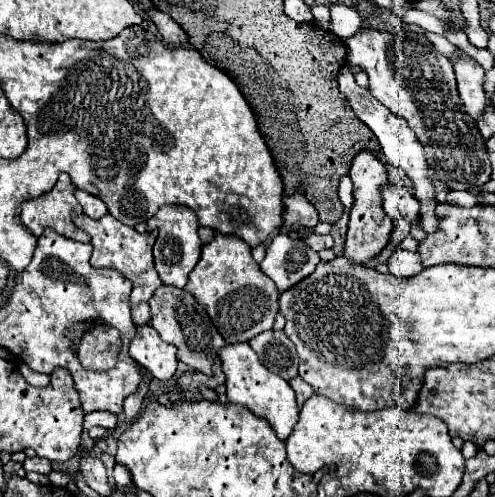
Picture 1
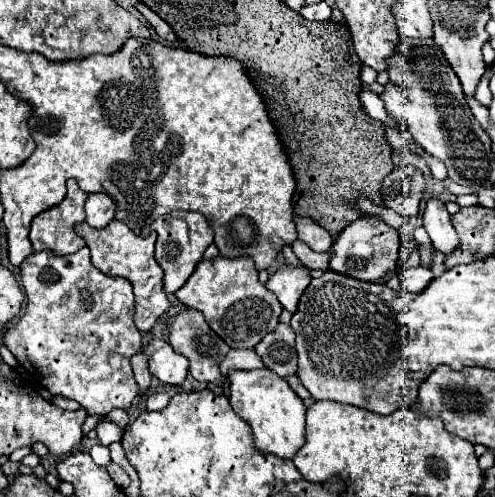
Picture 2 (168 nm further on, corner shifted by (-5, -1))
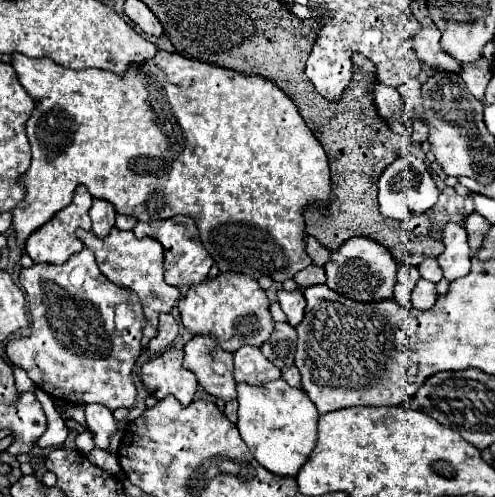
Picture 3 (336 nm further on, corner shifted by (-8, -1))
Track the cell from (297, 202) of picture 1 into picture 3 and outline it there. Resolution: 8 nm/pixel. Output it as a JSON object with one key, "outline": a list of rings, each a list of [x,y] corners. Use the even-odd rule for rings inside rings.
{"outline":[[[306,236],[306,242],[308,242],[306,252],[308,252],[308,256],[312,258],[312,264],[314,264],[314,266],[324,266],[324,264],[328,262],[330,250],[324,248],[324,246],[322,246],[318,240],[314,240],[312,236]]]}

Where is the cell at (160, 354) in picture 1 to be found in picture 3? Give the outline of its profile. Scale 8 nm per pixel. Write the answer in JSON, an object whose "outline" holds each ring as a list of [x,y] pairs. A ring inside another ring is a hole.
{"outline":[[[170,346],[162,354],[150,358],[140,368],[140,380],[144,388],[156,400],[172,394],[180,404],[190,404],[196,392],[196,376],[182,366],[184,352]]]}

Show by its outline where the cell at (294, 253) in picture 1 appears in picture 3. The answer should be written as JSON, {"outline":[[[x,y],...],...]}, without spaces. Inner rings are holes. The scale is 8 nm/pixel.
{"outline":[[[280,290],[278,292],[278,304],[288,318],[288,324],[298,326],[300,320],[304,318],[304,306],[306,306],[306,300],[304,300],[302,292],[300,290],[292,290],[292,292]]]}

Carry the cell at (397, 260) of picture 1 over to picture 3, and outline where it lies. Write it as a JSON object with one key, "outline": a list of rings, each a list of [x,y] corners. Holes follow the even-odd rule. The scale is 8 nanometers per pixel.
{"outline":[[[420,280],[412,291],[412,306],[418,310],[432,308],[436,302],[436,284],[428,280]]]}

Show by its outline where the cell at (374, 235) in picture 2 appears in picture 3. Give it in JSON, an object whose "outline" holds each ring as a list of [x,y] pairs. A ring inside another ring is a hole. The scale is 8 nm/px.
{"outline":[[[350,238],[342,244],[336,252],[332,252],[330,262],[324,266],[326,270],[326,286],[360,302],[376,302],[376,300],[390,300],[394,298],[396,286],[396,270],[398,264],[392,254],[382,248],[378,242],[368,238]]]}

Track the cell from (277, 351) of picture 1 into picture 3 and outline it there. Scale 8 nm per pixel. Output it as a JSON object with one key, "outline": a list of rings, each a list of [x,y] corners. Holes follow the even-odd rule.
{"outline":[[[274,324],[272,336],[260,350],[278,368],[292,366],[296,354],[296,330],[290,324]]]}

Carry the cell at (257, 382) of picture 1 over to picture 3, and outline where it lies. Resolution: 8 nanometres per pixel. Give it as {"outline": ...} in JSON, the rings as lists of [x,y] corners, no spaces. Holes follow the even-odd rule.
{"outline":[[[278,378],[262,386],[238,384],[238,406],[240,406],[238,408],[238,430],[240,430],[242,440],[254,454],[254,458],[272,474],[294,478],[298,470],[304,466],[304,462],[308,460],[310,452],[316,446],[316,438],[318,438],[318,416],[320,414],[316,406],[312,404],[312,400],[308,400],[308,396],[302,390],[288,386],[282,378]]]}

